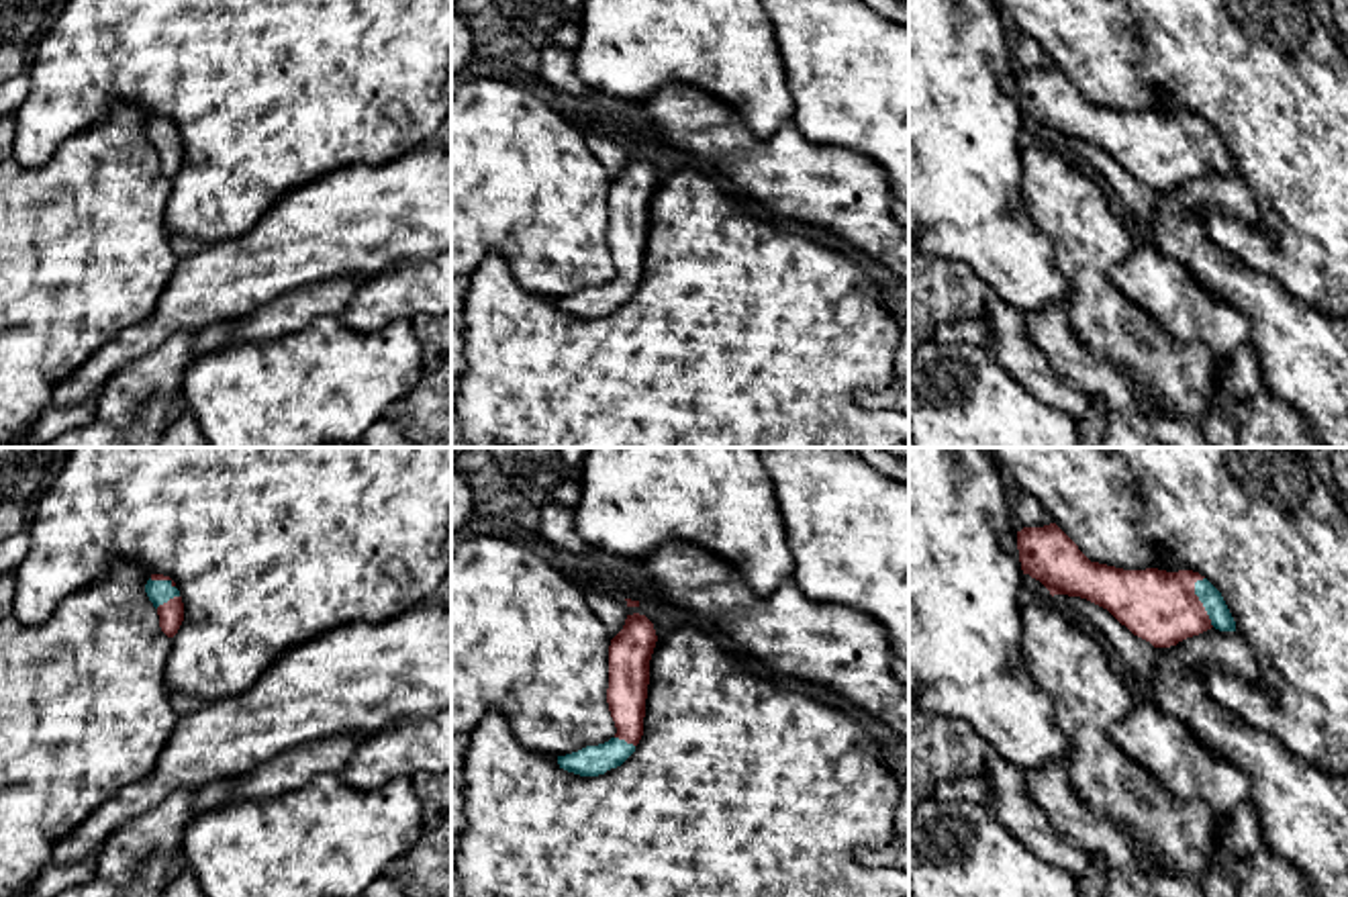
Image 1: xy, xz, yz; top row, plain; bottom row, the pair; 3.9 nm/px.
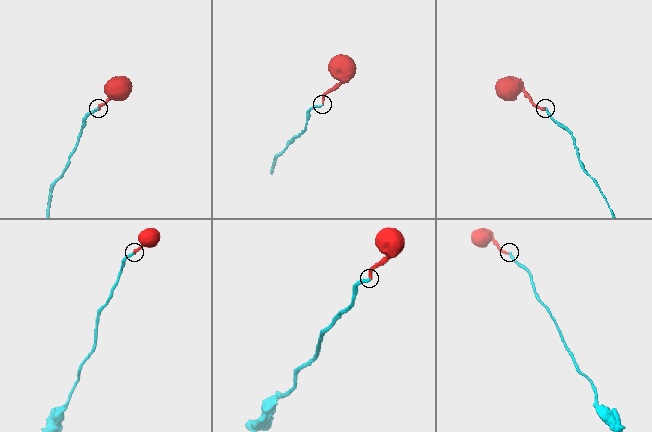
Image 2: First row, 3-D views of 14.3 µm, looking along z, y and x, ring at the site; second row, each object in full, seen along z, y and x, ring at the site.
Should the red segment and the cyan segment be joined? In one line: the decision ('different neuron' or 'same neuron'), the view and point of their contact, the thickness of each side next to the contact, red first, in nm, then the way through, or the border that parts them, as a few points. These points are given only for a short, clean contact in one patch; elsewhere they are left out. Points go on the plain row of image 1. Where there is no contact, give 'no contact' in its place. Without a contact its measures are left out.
same neuron | yz (1199, 144) | 280/90 nm | across yz (1161, 150), (1199, 144), (1212, 142)

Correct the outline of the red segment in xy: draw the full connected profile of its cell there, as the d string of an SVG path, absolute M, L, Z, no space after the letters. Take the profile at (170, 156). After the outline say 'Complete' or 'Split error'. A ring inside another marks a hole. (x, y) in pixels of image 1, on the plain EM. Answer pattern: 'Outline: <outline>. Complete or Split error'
Outline: M151 116L145 135L157 151L161 174L174 180L184 163L184 145L176 125L163 116Z. Split error

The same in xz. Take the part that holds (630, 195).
Outline: M627 157L623 172L609 188L607 245L617 276L605 286L558 298L560 311L580 319L598 319L621 309L635 294L643 278L649 202L656 184L654 166L645 157Z. Split error

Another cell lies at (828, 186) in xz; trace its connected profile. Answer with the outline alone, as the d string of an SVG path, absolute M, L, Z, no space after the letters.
M694 86L662 88L643 100L635 116L619 119L625 141L674 147L705 159L729 194L764 206L772 217L823 227L886 266L897 280L909 282L909 229L890 213L895 196L886 172L864 155L809 143L792 119L762 141L735 108Z

